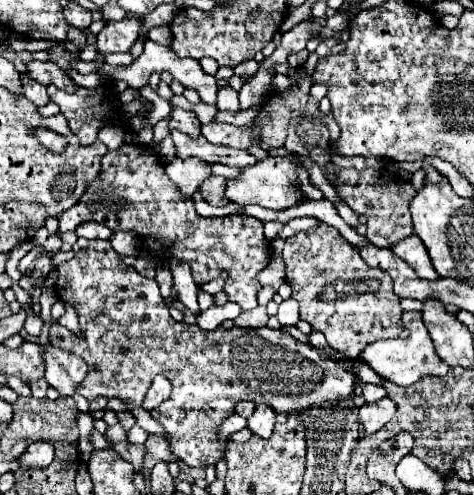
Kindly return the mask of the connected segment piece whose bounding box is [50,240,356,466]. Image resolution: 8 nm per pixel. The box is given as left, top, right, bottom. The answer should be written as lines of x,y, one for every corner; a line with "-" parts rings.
92,240
86,250
80,250
72,260
56,266
56,296
76,310
80,330
86,334
86,338
80,338
60,326
50,328
50,342
68,348
70,352
76,352
78,356
84,356
84,360
88,360
88,376
78,388
78,394
82,394
86,400
94,400
96,396
116,396
120,400
130,400
138,404
148,392
152,378
156,374
164,374
172,382
172,394
166,402
152,410
152,418
162,424
164,432
170,436
172,454
176,454
184,464
210,466
224,458
226,444
220,442
218,428
226,416
234,414
234,406
240,400
264,402
278,414
294,414
316,402
346,400
352,396
356,376
352,372
346,372
340,362
320,362
322,350
298,342
288,332
258,328
254,330
252,338
248,338
248,332
240,328
218,328
214,332
204,332
198,326
174,322
168,314
168,308
164,306
156,280
140,276
132,266
124,266
120,260
122,256
112,250
110,240

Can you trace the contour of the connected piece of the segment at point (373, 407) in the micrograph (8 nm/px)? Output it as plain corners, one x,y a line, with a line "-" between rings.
382,398
378,402
372,404
364,404
358,414
360,414
360,422
364,424
366,434
374,434
378,432
396,412
396,404
390,398

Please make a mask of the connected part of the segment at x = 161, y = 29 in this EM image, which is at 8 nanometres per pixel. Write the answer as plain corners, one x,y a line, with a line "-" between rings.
156,26
156,28
152,28
152,30
148,32
148,38
166,46
166,44
170,44
172,34
170,34
170,28
168,28
168,26

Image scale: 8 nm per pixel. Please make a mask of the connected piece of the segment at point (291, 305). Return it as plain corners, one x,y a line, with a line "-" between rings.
284,300
278,308
278,320
282,326
296,326
300,320
298,304
294,300

